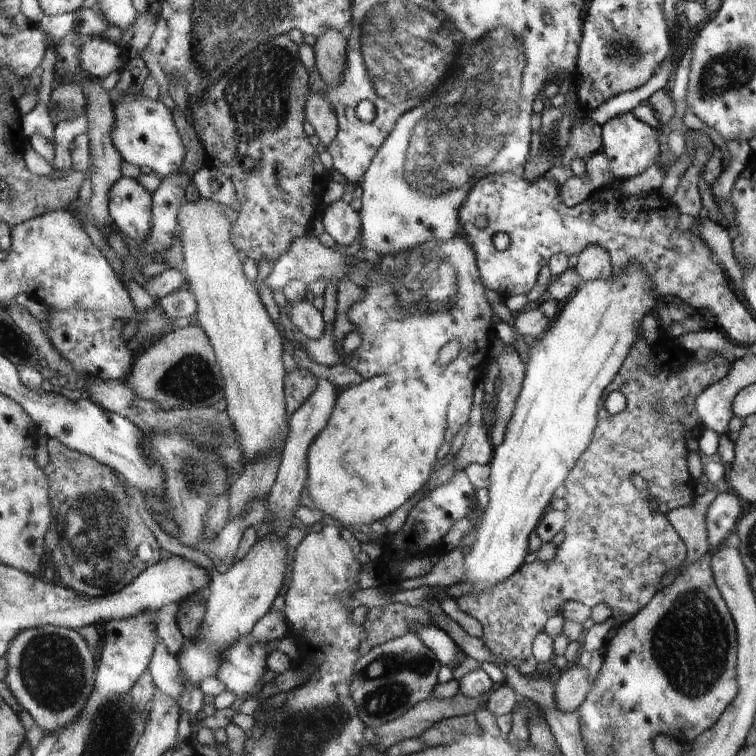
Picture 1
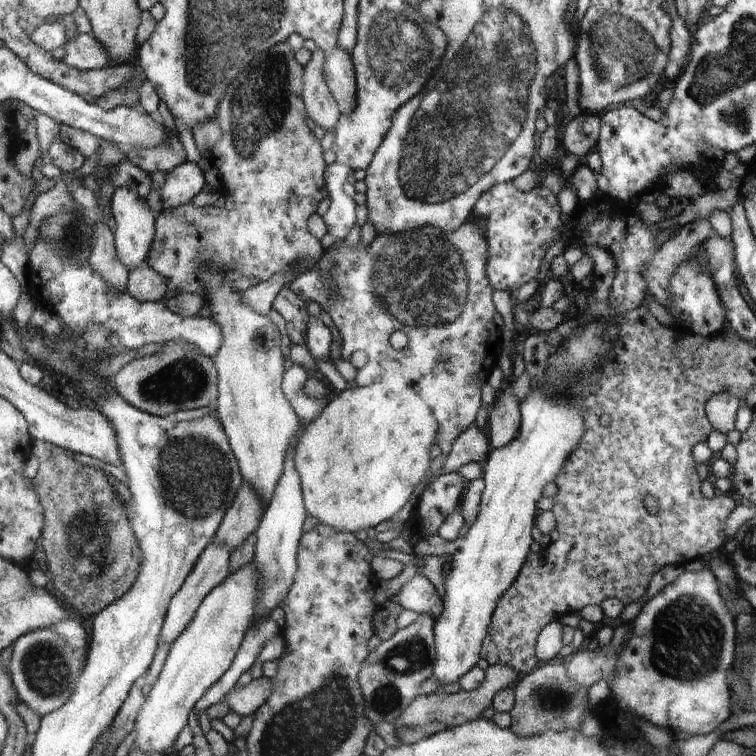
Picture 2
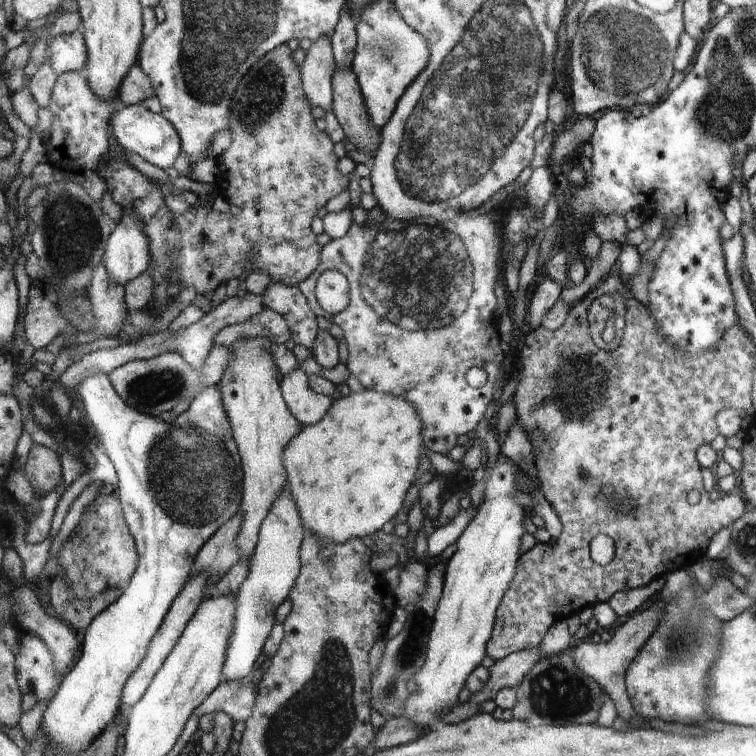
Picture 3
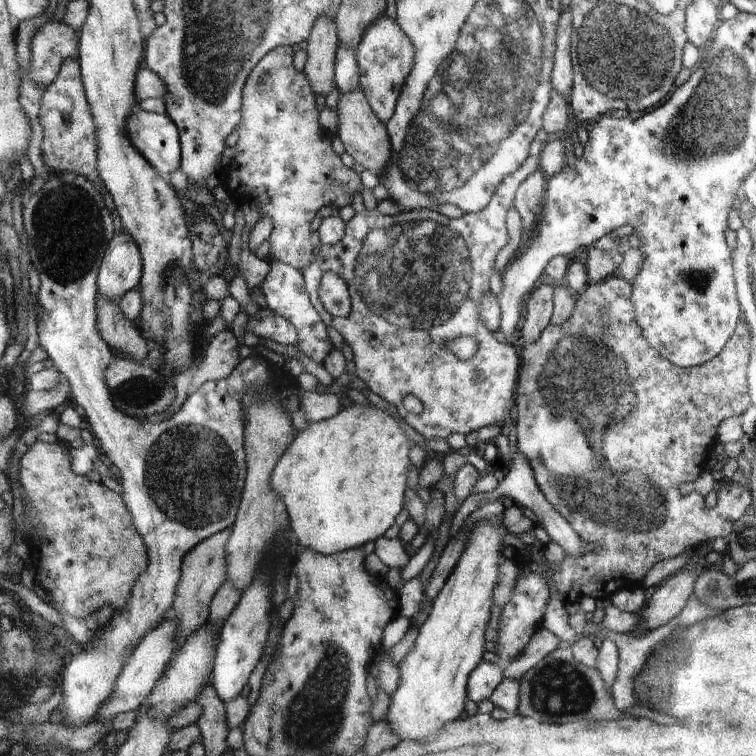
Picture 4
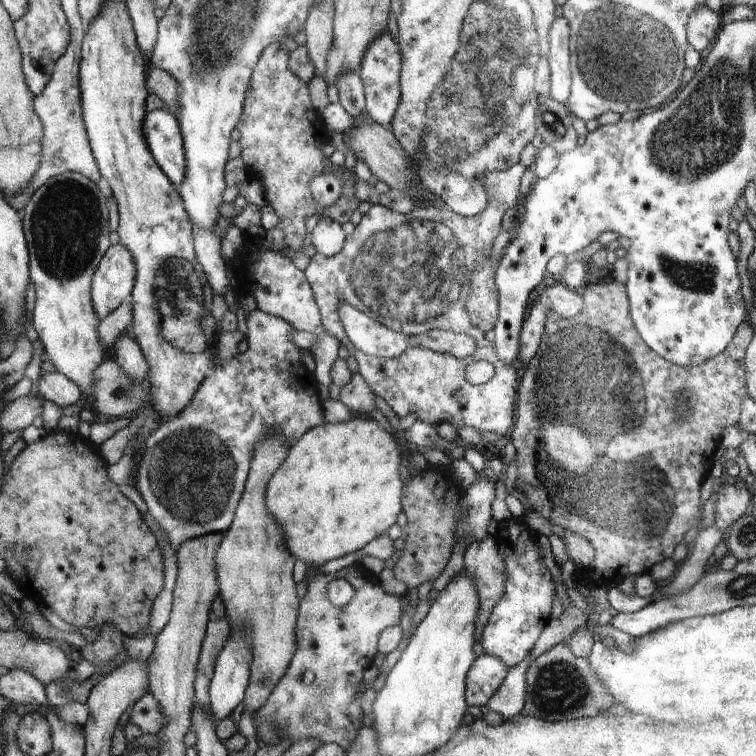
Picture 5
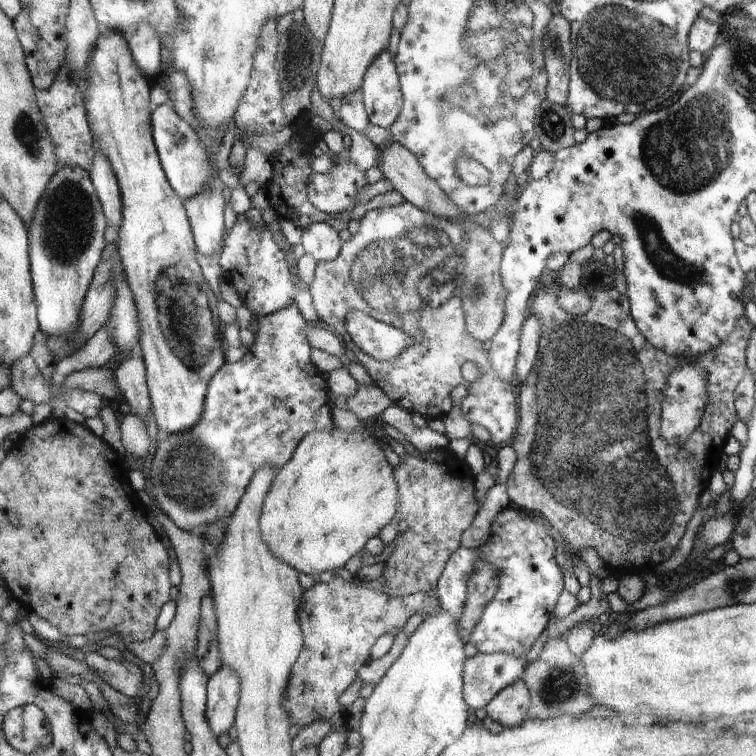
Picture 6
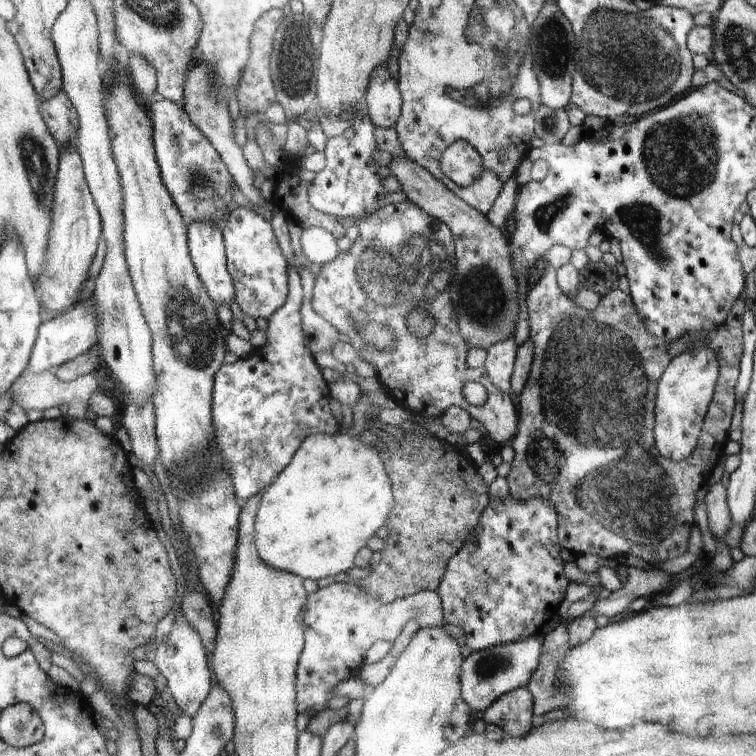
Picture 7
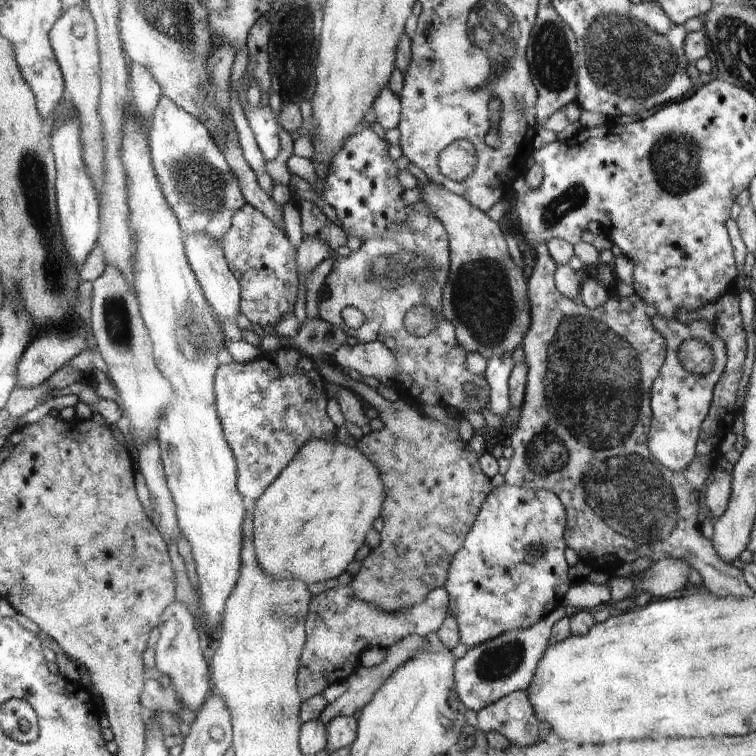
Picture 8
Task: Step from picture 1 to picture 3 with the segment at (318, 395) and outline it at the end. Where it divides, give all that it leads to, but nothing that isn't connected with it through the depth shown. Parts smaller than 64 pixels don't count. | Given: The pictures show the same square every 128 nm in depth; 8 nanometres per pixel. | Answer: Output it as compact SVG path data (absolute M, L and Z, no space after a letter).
M285 487L276 500L270 514L259 531L258 546L249 559L249 573L236 592L236 620L232 628L231 643L228 644L227 659L224 660L223 679L242 680L254 668L266 638L274 626L276 608L289 597L298 582L302 570L302 558L298 558L303 544L302 518L289 487Z

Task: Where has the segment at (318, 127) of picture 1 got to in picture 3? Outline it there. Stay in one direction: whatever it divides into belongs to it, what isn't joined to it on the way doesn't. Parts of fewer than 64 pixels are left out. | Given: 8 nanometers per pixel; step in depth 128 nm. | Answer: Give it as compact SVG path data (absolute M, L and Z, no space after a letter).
M320 36L305 52L302 69L304 94L308 102L325 113L332 111L335 91L332 88L332 76L335 75L336 62L331 39Z

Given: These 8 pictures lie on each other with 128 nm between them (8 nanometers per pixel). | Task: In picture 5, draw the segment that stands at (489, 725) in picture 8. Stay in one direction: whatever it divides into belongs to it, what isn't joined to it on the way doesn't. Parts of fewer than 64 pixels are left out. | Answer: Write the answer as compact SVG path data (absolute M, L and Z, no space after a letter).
M527 656L520 664L510 669L500 688L488 700L488 709L500 714L505 721L519 716L527 704L526 674L530 664L531 657Z

